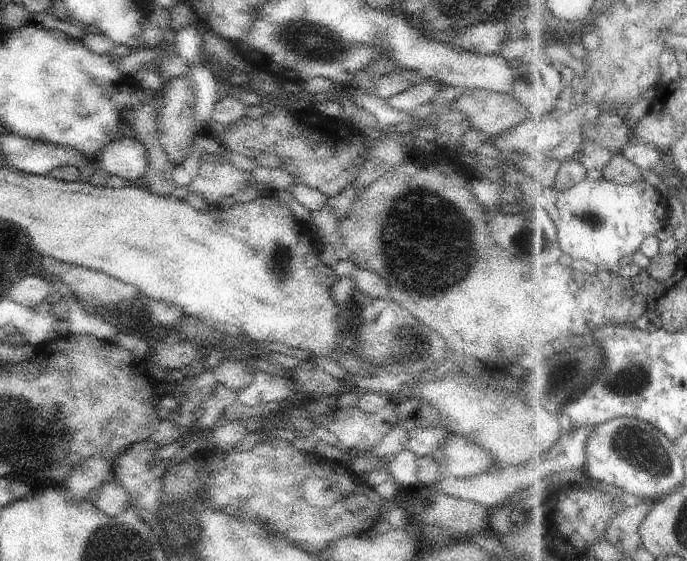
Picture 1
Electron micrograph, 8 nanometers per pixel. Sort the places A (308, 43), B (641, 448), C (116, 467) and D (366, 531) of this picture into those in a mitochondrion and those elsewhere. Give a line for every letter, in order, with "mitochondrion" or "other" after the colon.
A: mitochondrion
B: mitochondrion
C: other
D: other

